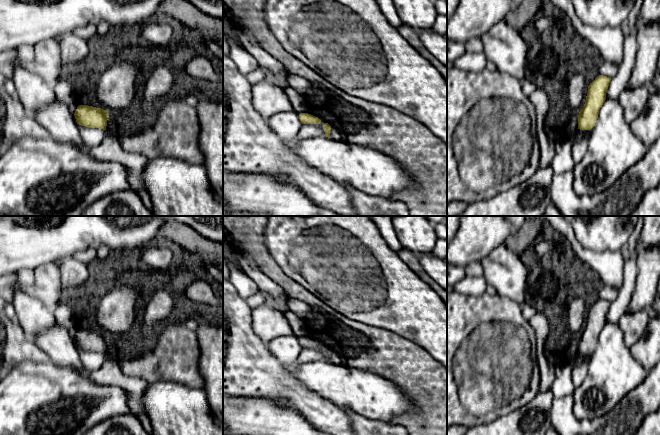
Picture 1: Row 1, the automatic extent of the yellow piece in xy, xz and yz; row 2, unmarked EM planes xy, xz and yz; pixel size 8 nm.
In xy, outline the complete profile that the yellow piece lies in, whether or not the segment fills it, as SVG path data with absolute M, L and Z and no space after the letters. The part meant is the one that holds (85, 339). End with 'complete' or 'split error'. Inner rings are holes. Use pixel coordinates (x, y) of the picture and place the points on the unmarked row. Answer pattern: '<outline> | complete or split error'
M79 329L74 337L77 348L106 354L108 335L88 329Z | complete

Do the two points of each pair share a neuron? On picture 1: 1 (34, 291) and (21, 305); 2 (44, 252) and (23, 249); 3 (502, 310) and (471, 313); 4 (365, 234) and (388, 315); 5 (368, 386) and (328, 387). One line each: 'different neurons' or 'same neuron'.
1: different neurons
2: same neuron
3: same neuron
4: same neuron
5: same neuron

